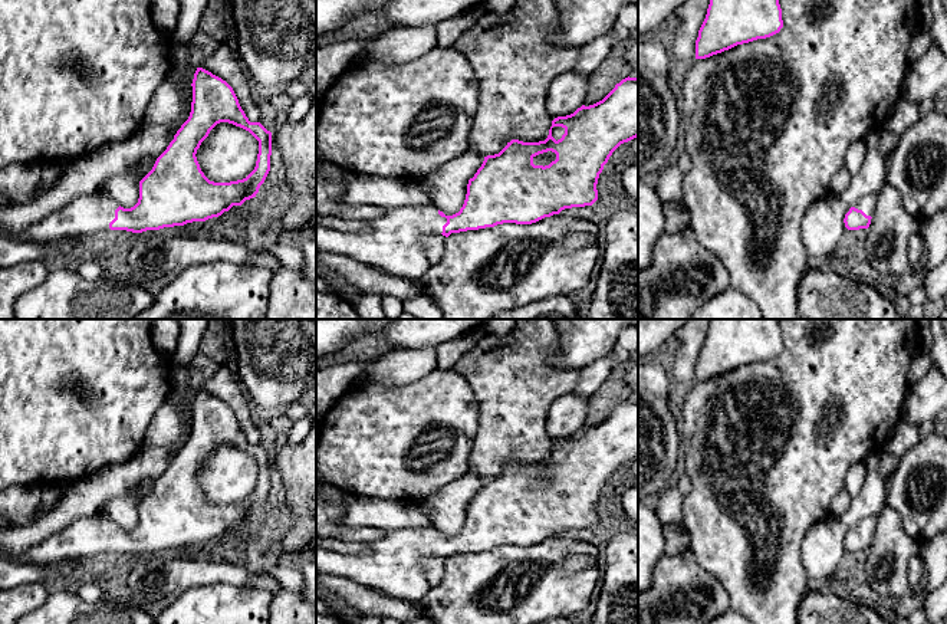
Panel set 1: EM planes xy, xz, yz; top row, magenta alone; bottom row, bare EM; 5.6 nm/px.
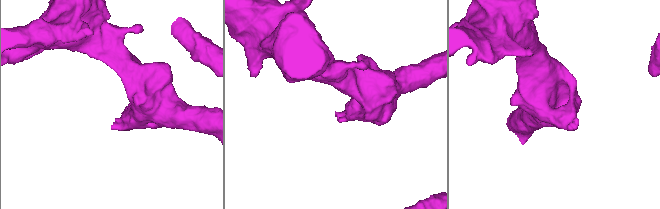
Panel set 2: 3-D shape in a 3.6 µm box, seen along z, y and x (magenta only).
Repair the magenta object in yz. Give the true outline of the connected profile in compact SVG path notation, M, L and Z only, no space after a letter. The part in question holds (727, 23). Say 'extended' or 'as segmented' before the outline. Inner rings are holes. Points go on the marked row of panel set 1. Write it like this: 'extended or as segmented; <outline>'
as segmented; M710 0L696 40L696 59L770 37L782 27L779 0Z

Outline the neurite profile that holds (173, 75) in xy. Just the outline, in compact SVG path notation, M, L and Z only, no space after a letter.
M171 68L167 79L174 81L174 82L177 82L177 83L181 83L181 85L184 86L184 91L185 91L185 92L190 95L190 98L193 99L193 86L191 86L191 83L193 83L195 70L197 70L197 68L191 69L191 70L188 72L190 79L188 79L188 81L183 81L181 76L180 76L180 73Z

